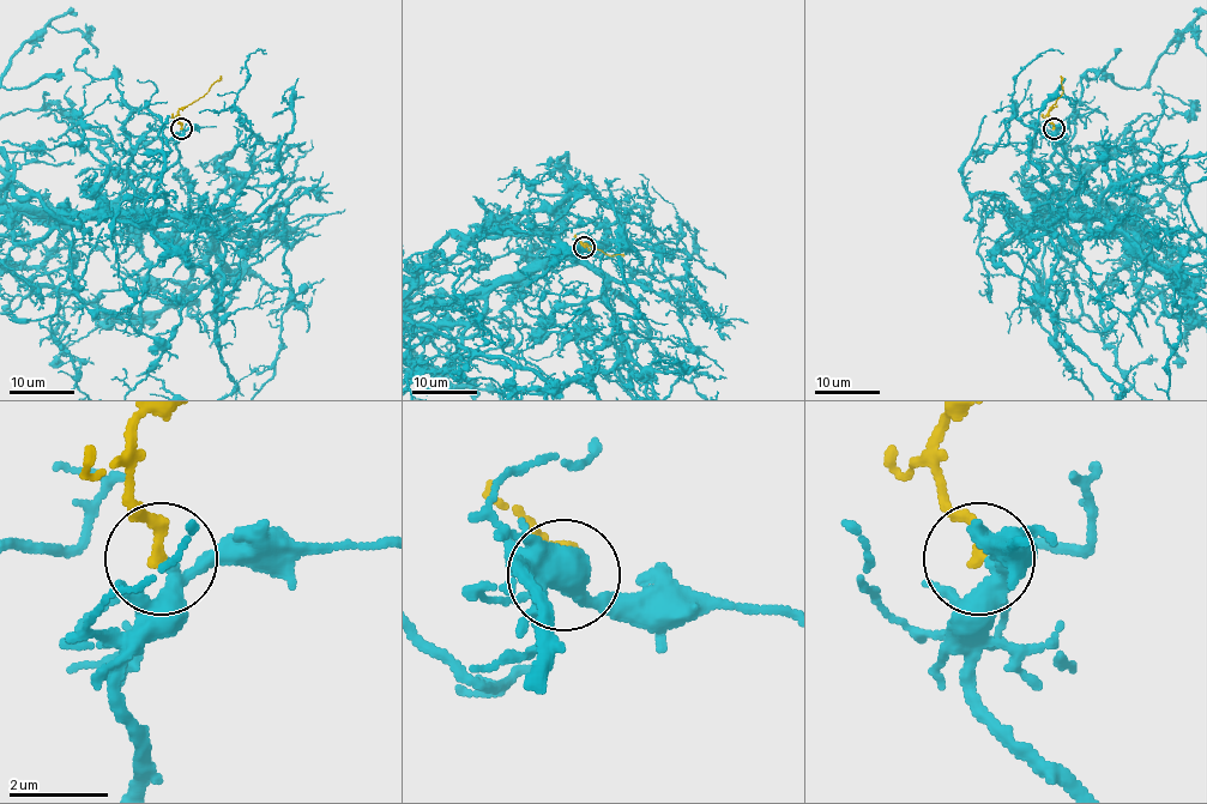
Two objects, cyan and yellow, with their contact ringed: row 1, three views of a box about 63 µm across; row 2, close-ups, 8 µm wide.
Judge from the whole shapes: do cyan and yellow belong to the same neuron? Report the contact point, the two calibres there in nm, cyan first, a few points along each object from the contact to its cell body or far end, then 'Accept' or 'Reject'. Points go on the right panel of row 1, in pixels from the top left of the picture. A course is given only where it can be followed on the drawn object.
Place: (1054, 128). Thickness 240 nm (cyan) against 220 nm. Course of yellow: (1054, 128), (1049, 112), (1062, 94), (1061, 76). Accept

